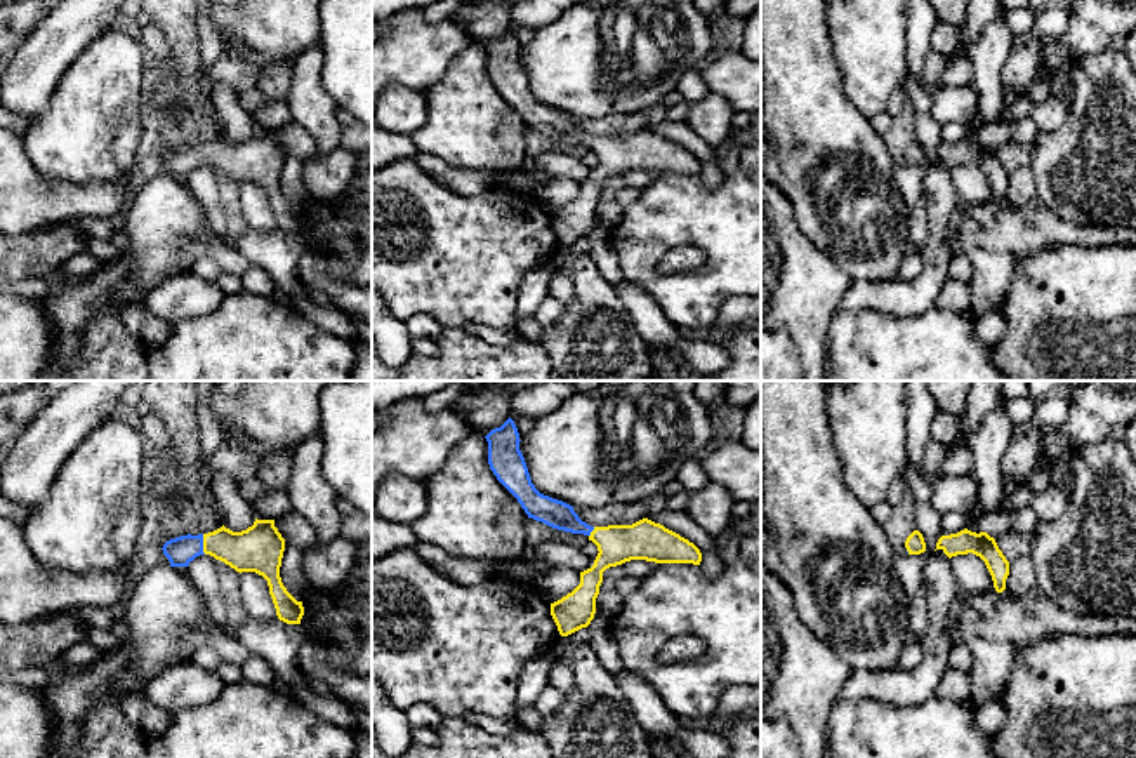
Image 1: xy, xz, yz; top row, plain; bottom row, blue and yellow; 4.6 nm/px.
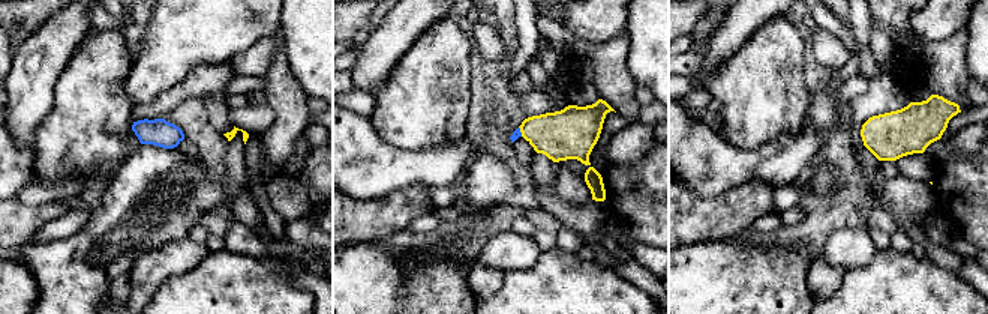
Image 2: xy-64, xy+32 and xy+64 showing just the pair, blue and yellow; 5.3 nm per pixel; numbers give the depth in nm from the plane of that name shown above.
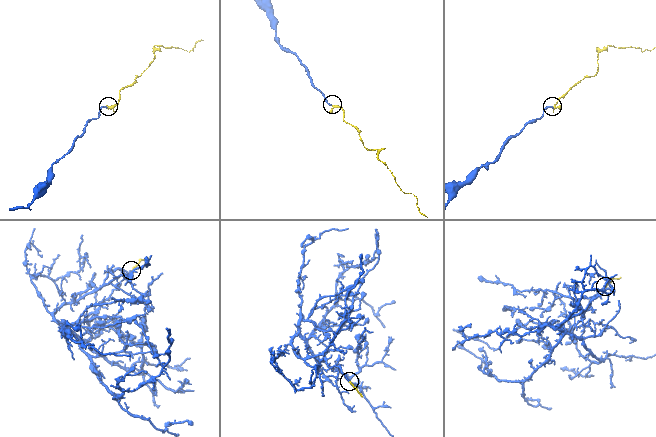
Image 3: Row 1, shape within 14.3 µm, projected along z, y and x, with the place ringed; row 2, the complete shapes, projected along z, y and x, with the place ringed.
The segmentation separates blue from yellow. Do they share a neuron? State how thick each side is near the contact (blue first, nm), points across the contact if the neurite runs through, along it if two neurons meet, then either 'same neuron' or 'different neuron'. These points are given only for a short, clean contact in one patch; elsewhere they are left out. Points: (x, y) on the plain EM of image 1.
130/200 nm | across xy (181, 160), (202, 155), (256, 160) | same neuron

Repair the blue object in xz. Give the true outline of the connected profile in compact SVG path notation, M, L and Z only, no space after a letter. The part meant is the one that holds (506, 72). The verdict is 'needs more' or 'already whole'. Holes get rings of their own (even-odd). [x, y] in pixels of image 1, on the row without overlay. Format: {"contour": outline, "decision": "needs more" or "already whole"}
{"contour": "M511 28L485 49L488 52L490 80L518 110L528 129L558 141L584 144L598 156L599 163L594 176L580 183L580 195L561 210L551 214L551 226L561 247L591 235L606 179L631 170L700 176L700 160L660 134L643 129L632 136L591 137L578 129L573 116L540 104L532 94L519 61L519 43Z", "decision": "needs more"}

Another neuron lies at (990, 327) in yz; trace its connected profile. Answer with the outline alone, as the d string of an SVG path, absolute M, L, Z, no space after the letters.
M992 309L976 320L974 336L985 344L995 346L1006 330L1006 315L1002 309Z

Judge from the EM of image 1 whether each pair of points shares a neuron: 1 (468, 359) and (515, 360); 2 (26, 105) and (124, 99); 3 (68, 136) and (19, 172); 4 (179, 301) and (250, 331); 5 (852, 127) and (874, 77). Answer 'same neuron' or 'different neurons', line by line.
1: same neuron
2: different neurons
3: different neurons
4: different neurons
5: different neurons

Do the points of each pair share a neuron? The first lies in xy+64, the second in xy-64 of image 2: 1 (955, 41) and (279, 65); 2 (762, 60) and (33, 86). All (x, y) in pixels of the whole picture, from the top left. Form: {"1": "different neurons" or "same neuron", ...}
{"1": "same neuron", "2": "different neurons"}

